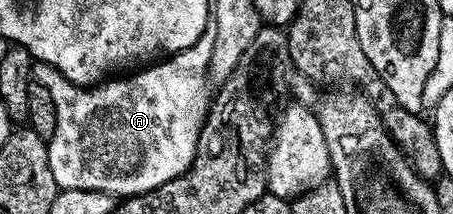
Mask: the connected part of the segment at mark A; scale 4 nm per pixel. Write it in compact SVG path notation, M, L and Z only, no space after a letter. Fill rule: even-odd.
M210 23L203 30L203 34L199 34L197 41L191 46L187 46L187 50L175 52L172 56L142 67L132 74L125 74L120 78L109 78L100 84L92 86L72 84L67 78L63 78L63 74L59 74L59 70L55 70L50 64L34 63L33 80L36 84L48 90L55 102L55 134L47 143L49 146L49 169L51 174L55 174L55 182L58 189L105 192L114 198L128 198L131 196L142 196L145 192L155 190L159 186L163 186L167 182L182 176L193 165L193 160L197 157L199 134L201 133L201 127L205 125L205 113L208 112L211 103L211 88L210 92L208 88L208 84L211 84L209 63L211 62L211 52L214 47L215 26L213 23Z

